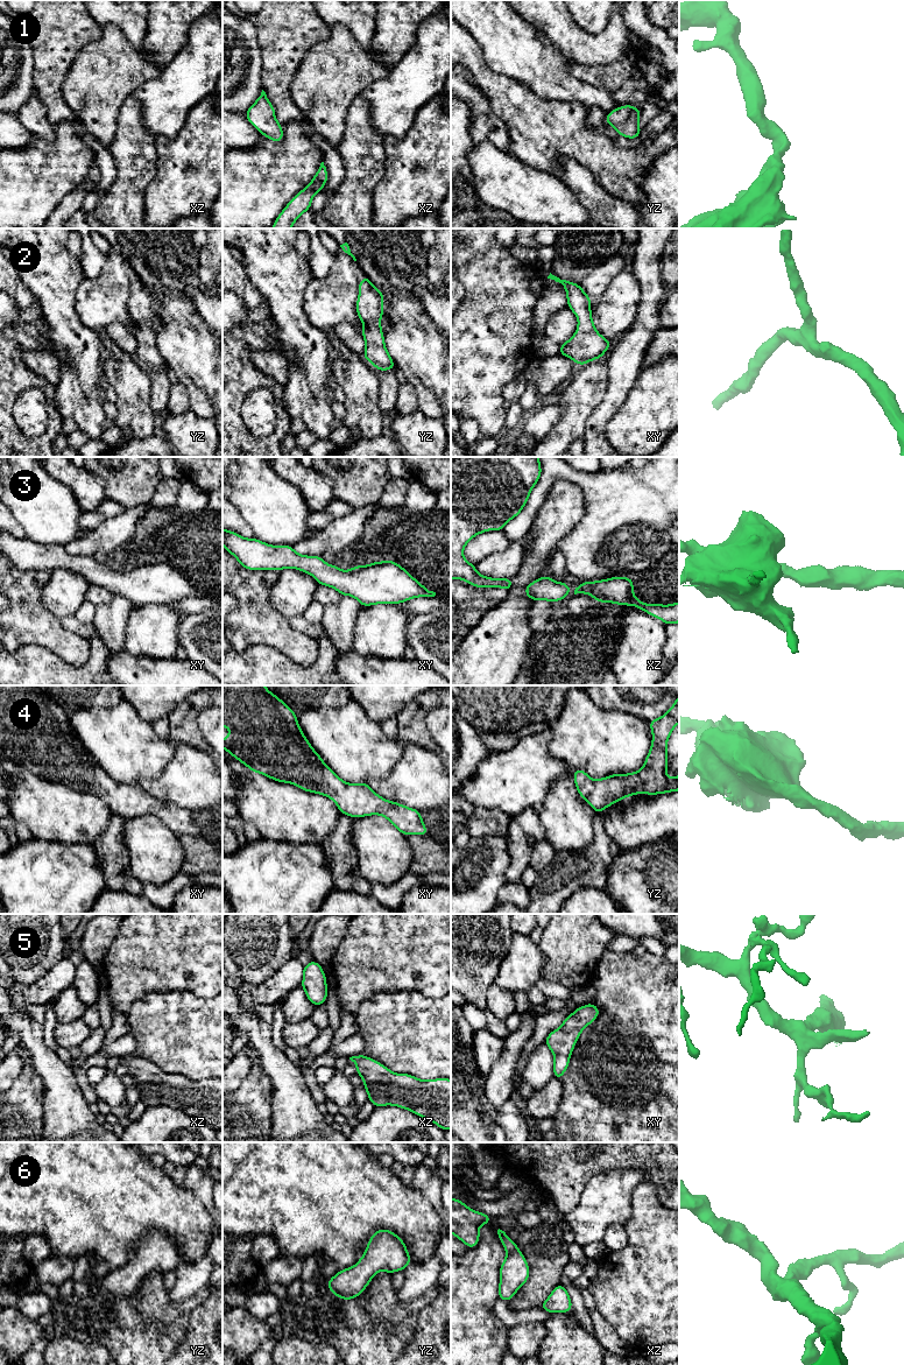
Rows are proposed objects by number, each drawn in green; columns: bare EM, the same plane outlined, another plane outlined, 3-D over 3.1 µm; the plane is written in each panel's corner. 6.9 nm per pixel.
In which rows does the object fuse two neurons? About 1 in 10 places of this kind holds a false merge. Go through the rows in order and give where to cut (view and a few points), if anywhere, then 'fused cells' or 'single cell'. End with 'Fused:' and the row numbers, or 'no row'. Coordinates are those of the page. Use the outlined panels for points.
1: no cut | single cell
2: no cut | single cell
3: no cut | single cell
4: no cut | single cell
5: no cut | single cell
6: no cut | single cell
Fused: no row

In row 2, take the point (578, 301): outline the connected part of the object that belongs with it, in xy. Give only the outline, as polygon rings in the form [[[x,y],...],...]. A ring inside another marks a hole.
[[[551,273],[548,279],[563,284],[566,289],[567,307],[578,318],[577,331],[571,339],[560,344],[559,354],[571,358],[579,366],[601,358],[609,349],[610,340],[595,330],[591,311],[592,298],[574,282],[560,280]]]

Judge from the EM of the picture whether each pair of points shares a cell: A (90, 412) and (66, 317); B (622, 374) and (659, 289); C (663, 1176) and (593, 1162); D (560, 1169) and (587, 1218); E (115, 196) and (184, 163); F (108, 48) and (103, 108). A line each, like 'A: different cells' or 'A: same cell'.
A: same cell
B: same cell
C: same cell
D: different cells
E: different cells
F: same cell

